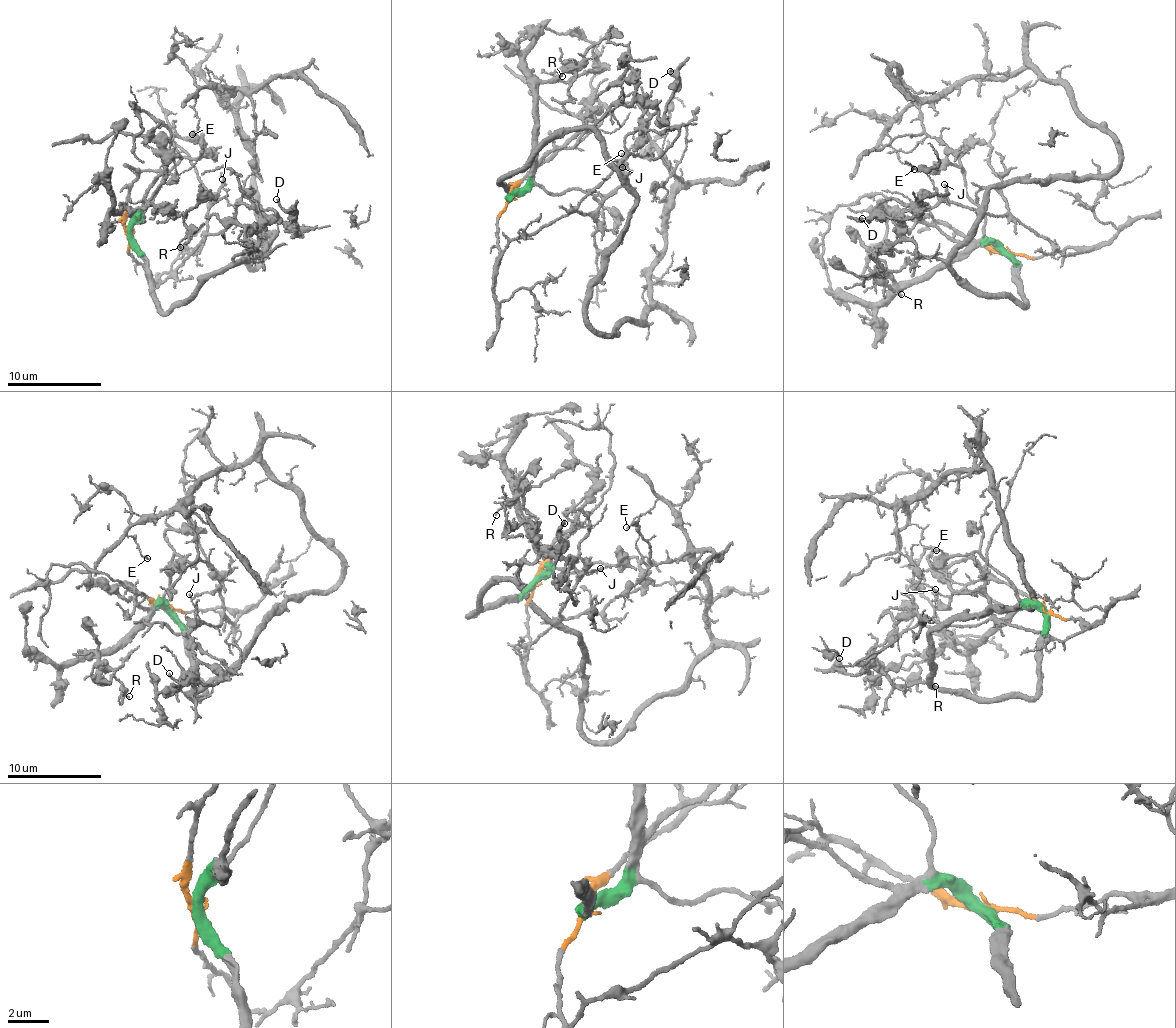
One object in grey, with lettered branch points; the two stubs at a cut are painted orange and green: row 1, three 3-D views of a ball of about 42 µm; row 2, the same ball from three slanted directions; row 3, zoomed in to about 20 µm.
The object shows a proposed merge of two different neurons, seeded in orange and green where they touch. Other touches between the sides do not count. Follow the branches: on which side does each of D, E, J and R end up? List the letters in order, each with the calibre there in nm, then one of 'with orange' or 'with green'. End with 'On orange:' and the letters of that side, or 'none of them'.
D: calibre 170 nm; with green
E: calibre 120 nm; with green
J: calibre 140 nm; with orange
R: calibre 120 nm; with green
On orange: J

